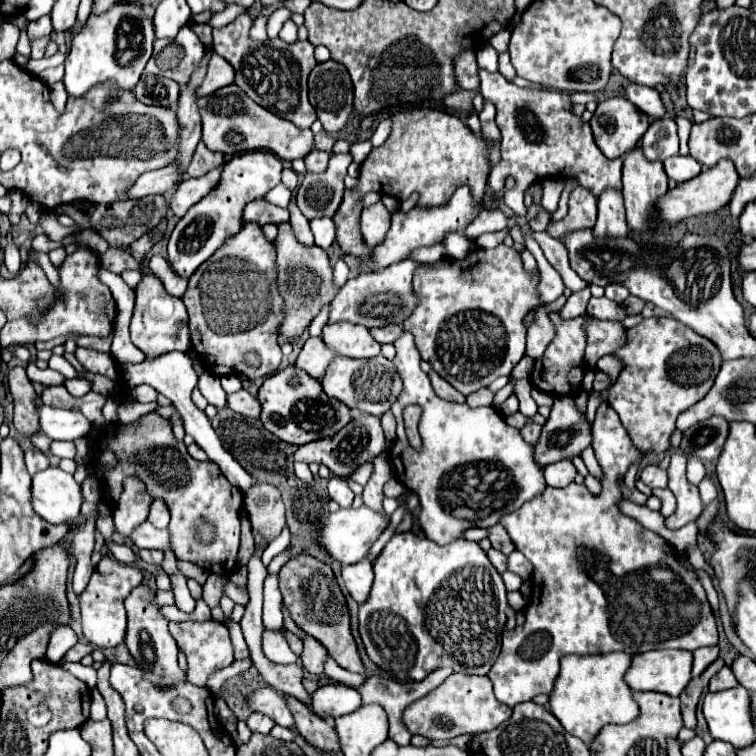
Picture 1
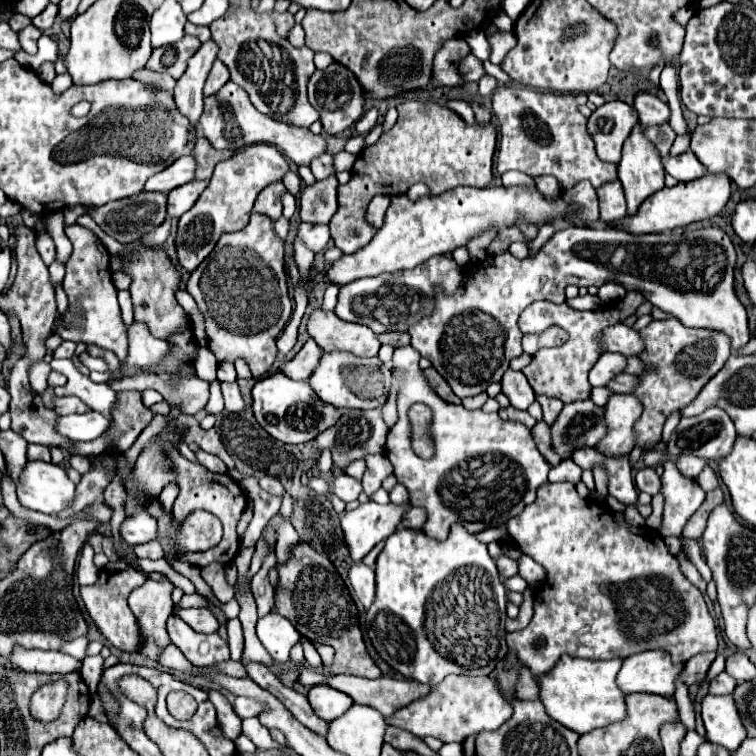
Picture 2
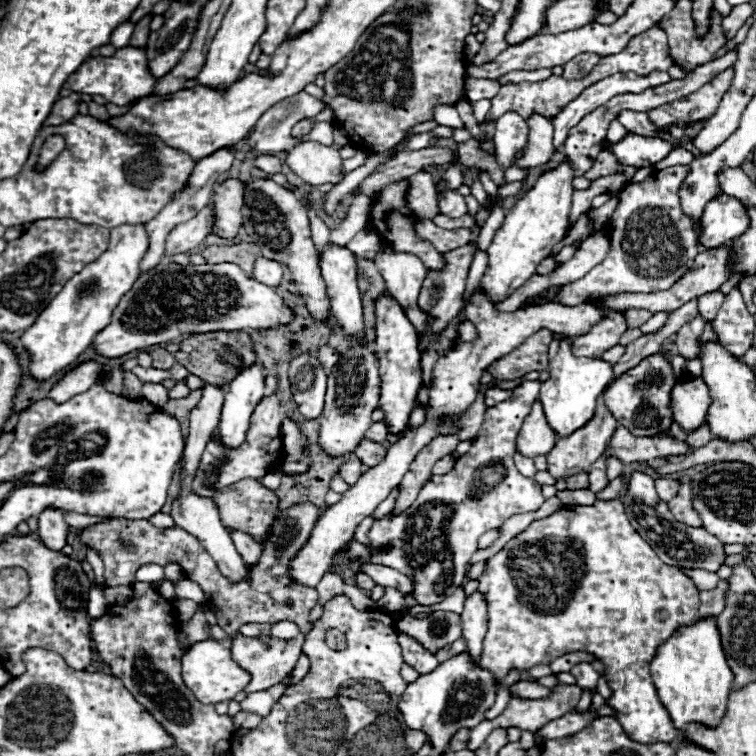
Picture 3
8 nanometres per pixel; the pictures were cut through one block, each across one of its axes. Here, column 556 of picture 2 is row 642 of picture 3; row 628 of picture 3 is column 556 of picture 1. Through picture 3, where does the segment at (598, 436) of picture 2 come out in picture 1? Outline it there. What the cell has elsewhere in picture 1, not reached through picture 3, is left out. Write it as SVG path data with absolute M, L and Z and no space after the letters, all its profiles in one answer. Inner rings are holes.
M556 396L554 406L552 406L552 412L550 412L550 418L544 424L540 442L534 446L536 462L540 466L548 466L552 462L578 456L584 448L588 448L592 444L592 430L590 428L592 428L592 424L588 422L586 414L576 408L572 396Z

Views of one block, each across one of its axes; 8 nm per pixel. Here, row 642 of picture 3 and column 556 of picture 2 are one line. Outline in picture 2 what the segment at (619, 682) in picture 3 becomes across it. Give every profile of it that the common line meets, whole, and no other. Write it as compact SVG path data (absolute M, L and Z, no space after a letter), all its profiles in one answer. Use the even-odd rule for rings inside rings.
M550 482L538 490L536 502L520 516L508 520L506 526L516 546L548 572L534 600L532 622L524 630L506 636L508 648L516 650L518 660L530 668L534 678L550 672L562 654L590 660L624 660L640 652L642 644L644 650L666 650L674 664L684 664L700 652L714 652L718 648L716 624L702 592L680 572L678 558L668 552L656 530L648 526L636 528L626 522L620 524L608 506L580 498L572 484Z

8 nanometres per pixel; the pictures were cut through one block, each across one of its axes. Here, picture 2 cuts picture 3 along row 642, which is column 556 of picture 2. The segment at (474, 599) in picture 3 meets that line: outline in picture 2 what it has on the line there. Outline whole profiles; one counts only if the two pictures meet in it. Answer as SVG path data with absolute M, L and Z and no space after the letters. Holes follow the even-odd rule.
M564 458L558 466L550 470L550 482L572 482L578 484L582 476L582 468L574 464L572 458Z

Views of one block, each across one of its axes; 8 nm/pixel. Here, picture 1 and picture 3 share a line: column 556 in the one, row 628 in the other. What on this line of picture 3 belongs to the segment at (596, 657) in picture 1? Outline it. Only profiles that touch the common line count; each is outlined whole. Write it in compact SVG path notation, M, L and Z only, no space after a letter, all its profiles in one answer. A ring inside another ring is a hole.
M704 616L692 626L680 626L672 638L664 640L650 662L650 674L656 682L660 702L668 706L678 730L684 730L688 722L704 722L706 726L720 722L732 690L734 674L726 662L716 616Z

